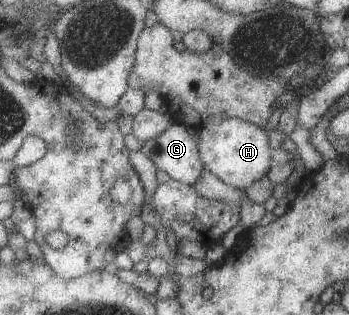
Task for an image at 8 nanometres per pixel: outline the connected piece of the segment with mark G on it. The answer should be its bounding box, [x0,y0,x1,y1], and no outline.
[140,122,203,186]

